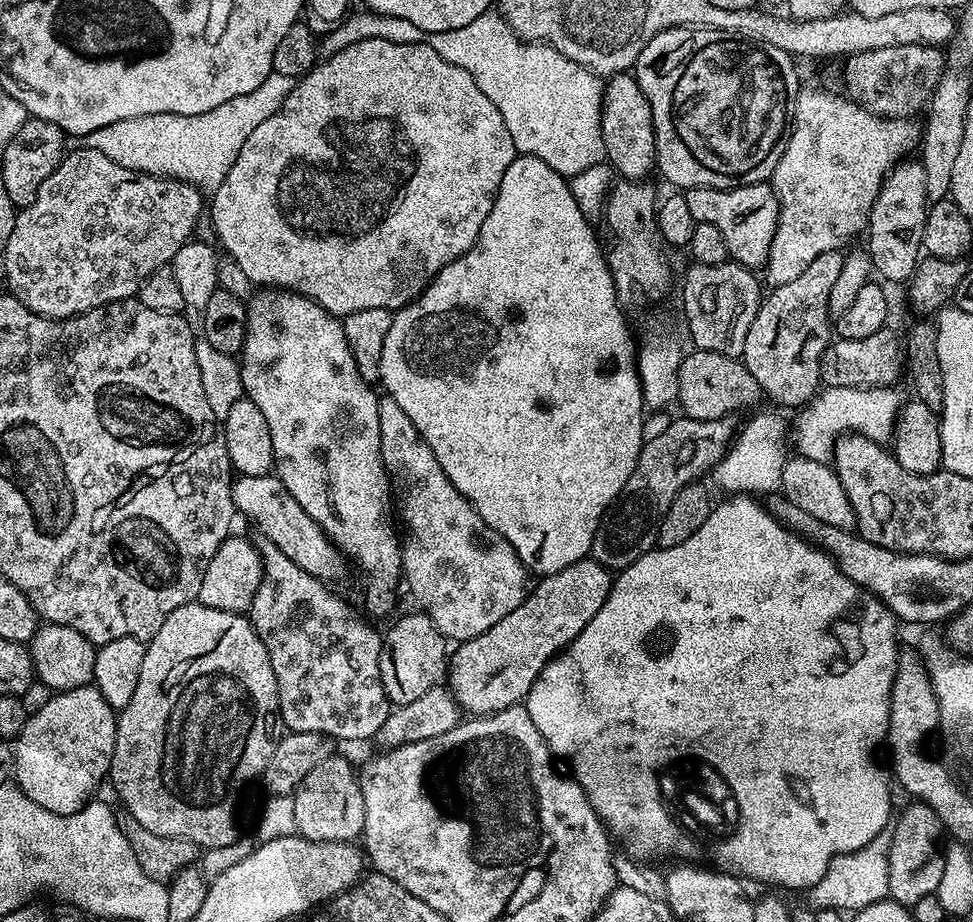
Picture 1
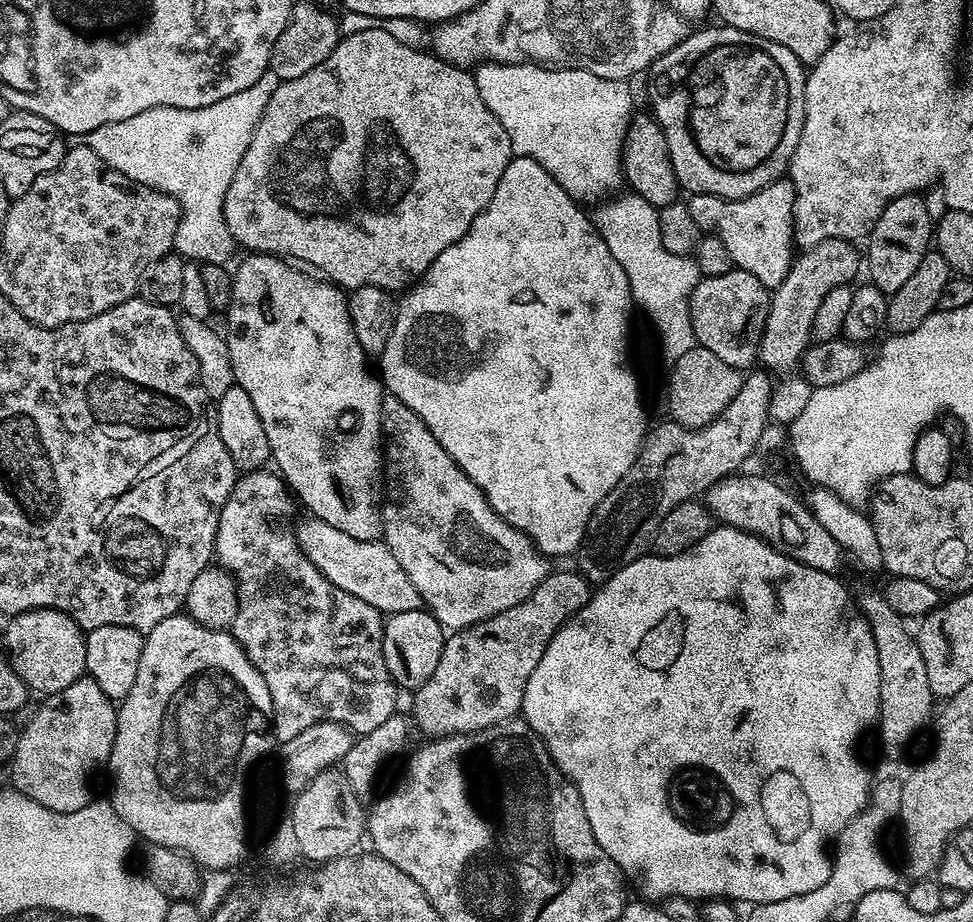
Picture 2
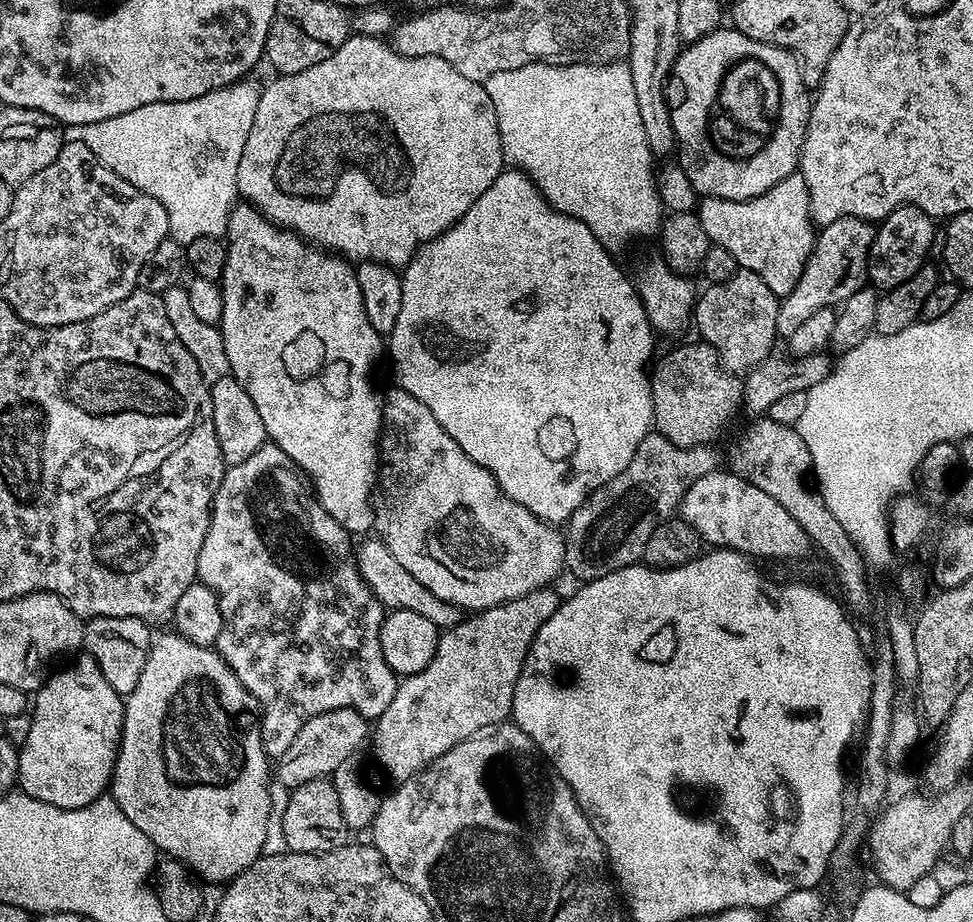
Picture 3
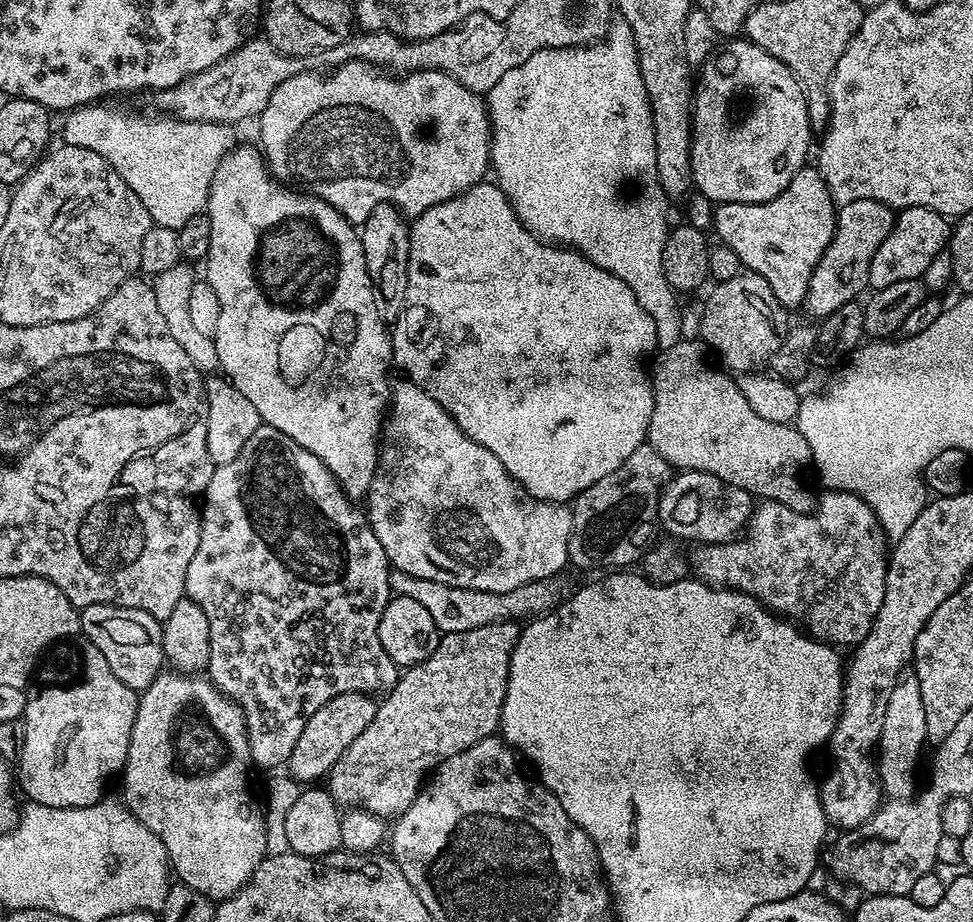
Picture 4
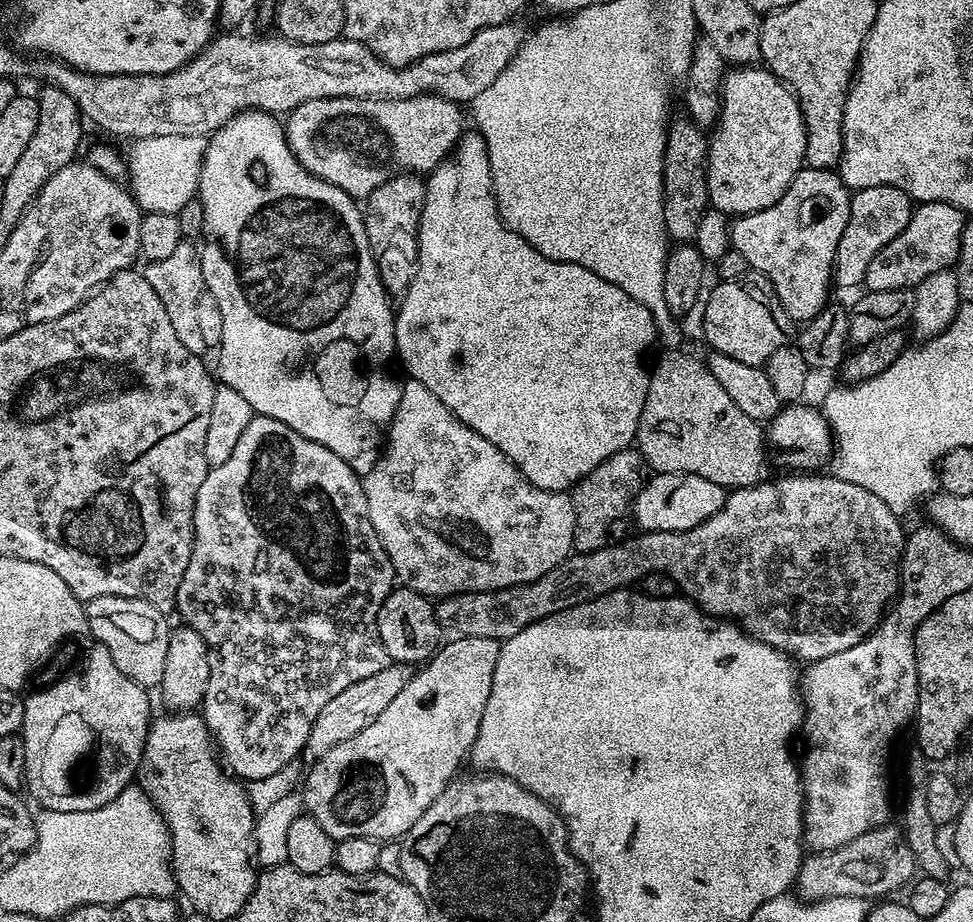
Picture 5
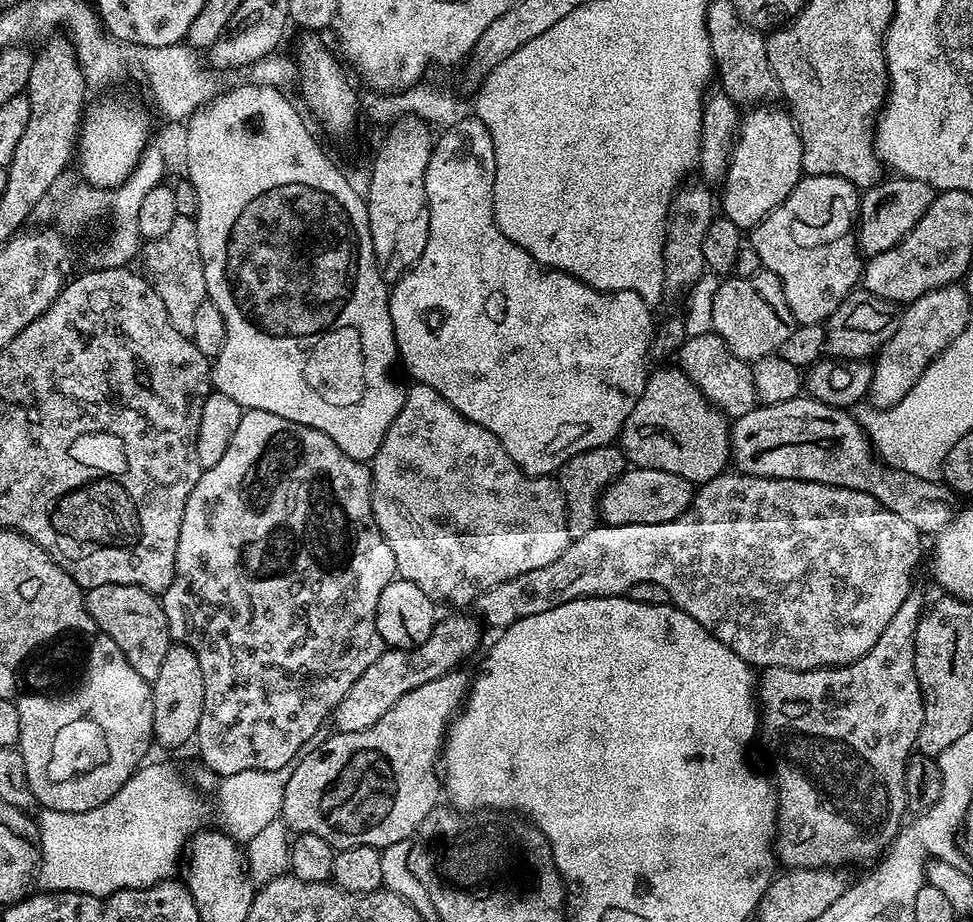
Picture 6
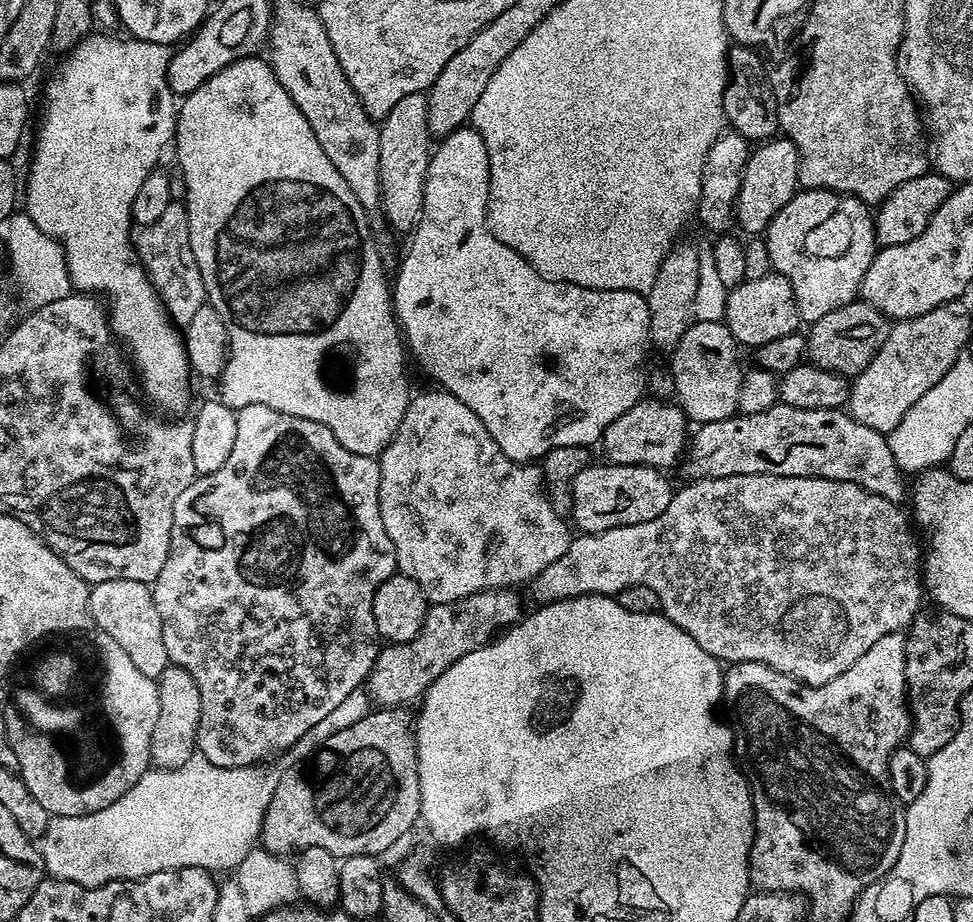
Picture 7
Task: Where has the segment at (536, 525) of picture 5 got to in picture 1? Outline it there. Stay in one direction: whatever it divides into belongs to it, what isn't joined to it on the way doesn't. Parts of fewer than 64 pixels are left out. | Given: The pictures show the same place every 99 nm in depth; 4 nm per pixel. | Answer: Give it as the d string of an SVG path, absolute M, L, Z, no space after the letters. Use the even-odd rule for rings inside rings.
M384 394L380 396L378 406L378 430L380 431L380 449L384 469L388 471L388 483L394 497L394 508L402 525L402 547L400 550L400 567L402 580L412 591L425 616L434 622L434 626L449 642L459 642L478 638L478 634L486 634L494 622L502 622L510 610L522 603L526 595L524 576L526 569L518 554L498 530L486 526L486 522L474 510L474 506L446 478L442 466L438 466L438 458L434 458L434 450L426 446L426 442L418 434L414 422L406 418L402 406Z

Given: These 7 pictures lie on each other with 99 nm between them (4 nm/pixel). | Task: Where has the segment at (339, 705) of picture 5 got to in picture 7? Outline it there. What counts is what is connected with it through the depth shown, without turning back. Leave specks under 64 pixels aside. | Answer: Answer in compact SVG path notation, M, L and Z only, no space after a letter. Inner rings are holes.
M515 587L487 588L478 594L470 594L465 600L431 605L422 622L422 630L418 630L410 642L381 647L366 681L371 699L385 708L399 708L411 705L411 700L419 701L425 690L447 668L454 666L458 658L478 650L501 629L507 630L521 619L520 596L516 592L519 591Z

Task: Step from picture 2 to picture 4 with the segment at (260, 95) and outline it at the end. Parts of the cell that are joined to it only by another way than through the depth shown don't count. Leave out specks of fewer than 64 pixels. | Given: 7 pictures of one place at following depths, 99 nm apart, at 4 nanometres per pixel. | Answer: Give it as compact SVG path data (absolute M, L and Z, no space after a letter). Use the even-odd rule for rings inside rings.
M93 102L82 108L73 108L63 117L63 143L70 146L82 146L102 154L111 168L138 194L142 206L150 214L153 225L158 228L179 229L190 222L190 218L201 215L208 207L208 187L212 184L218 166L224 161L224 155L234 147L233 129L227 124L214 122L194 122L178 120L167 114L152 116L127 116L124 112L114 112L103 108L103 103Z

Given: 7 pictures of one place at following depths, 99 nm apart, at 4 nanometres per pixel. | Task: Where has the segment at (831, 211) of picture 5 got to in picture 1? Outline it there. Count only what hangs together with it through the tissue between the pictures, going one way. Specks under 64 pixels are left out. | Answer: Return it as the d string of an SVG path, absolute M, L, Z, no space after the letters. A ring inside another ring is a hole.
M771 183L747 184L737 188L690 188L683 195L686 207L696 222L710 222L710 226L715 226L722 238L726 238L728 255L735 263L753 270L767 265L780 217L780 200Z

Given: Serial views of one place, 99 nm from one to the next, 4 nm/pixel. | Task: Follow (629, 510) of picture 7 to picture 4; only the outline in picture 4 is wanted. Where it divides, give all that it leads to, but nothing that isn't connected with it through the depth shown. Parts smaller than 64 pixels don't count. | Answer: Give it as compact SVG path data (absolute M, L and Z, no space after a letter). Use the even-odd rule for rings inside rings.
M677 471L672 479L668 481L664 492L660 495L660 514L658 517L659 527L665 528L669 537L677 541L696 540L697 545L702 544L724 544L727 540L737 539L747 529L748 521L752 518L754 511L754 497L746 490L738 486L730 486L730 482L722 482L714 474L705 472Z

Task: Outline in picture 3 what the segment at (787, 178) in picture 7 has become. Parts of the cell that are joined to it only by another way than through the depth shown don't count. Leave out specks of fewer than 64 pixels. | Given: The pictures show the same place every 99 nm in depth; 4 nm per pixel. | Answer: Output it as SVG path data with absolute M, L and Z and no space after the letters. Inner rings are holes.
M721 26L716 31L703 36L702 39L695 40L693 44L681 47L680 54L672 67L672 75L668 77L666 91L669 101L675 102L671 105L671 110L678 163L686 174L686 178L690 178L690 186L694 186L694 190L701 197L713 196L727 200L749 200L755 196L766 194L766 190L778 186L778 182L782 182L782 178L786 178L791 172L799 169L800 151L806 138L806 126L810 118L812 100L810 99L810 89L805 86L800 73L800 62L787 48L779 48L766 42L754 42L754 38L746 38L746 34L742 34L736 28Z

